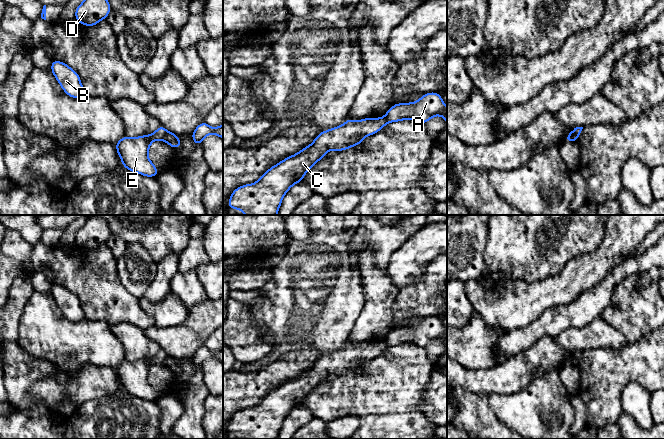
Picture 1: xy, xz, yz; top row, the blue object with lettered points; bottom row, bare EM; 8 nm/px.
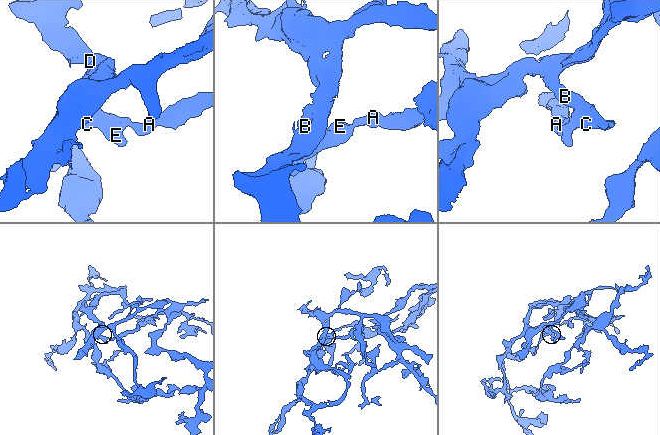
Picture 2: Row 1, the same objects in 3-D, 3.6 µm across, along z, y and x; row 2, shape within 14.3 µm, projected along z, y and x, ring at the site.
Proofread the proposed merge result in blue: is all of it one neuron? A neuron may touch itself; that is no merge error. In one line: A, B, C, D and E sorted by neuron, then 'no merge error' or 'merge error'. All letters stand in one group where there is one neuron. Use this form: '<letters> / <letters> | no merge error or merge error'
A / B C D E | merge error

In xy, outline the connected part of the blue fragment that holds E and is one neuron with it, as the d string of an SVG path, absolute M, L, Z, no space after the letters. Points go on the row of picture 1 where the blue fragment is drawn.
M160 125L151 135L136 138L129 138L125 135L115 144L122 165L126 169L146 177L157 176L159 171L149 160L148 150L153 141L163 140L166 134L166 128Z

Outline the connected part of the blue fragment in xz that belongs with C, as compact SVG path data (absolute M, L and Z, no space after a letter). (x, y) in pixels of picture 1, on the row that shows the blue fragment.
M349 117L343 125L322 131L311 145L268 169L254 184L236 188L232 192L227 206L231 209L240 209L246 215L277 215L282 199L287 191L295 183L302 182L307 171L324 157L329 150L342 151L357 146L364 137L377 133L388 122L386 117L365 118L360 121L353 121Z

